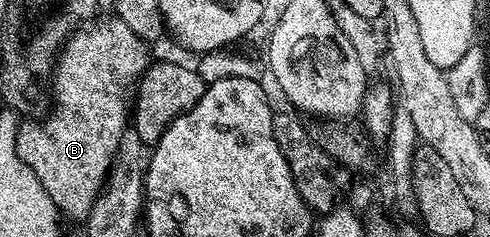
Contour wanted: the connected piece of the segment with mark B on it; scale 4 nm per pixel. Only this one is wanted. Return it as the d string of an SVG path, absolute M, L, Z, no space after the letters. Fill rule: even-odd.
M110 17L96 27L80 29L63 44L51 81L53 106L42 121L27 121L20 126L17 153L41 181L45 193L56 208L71 219L86 220L95 199L111 172L123 134L129 127L129 93L136 90L143 72L149 66L148 44L118 17Z

